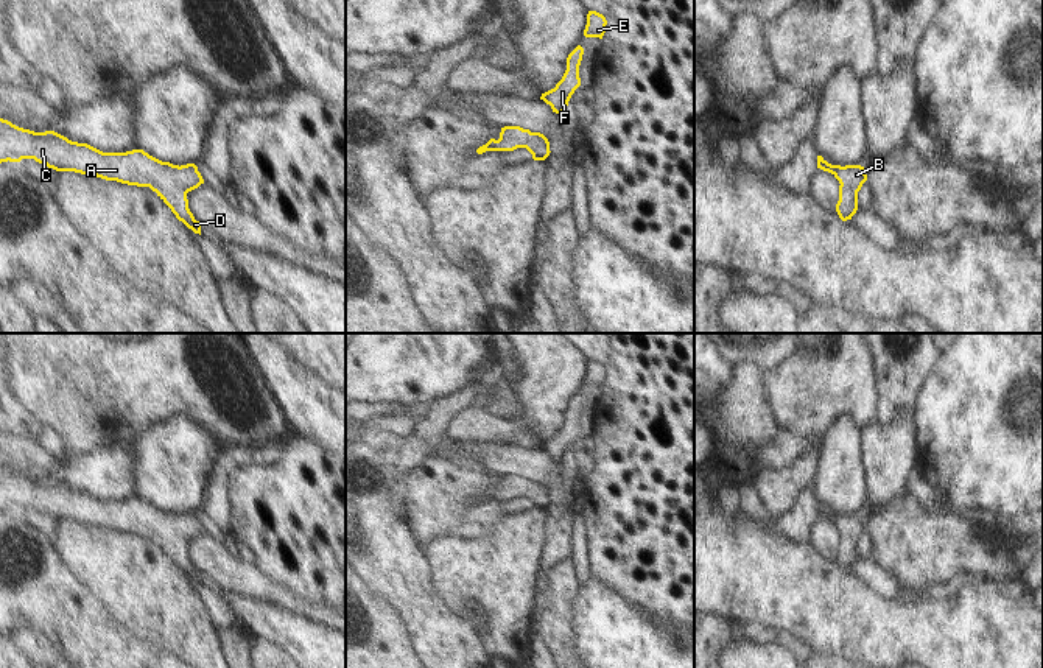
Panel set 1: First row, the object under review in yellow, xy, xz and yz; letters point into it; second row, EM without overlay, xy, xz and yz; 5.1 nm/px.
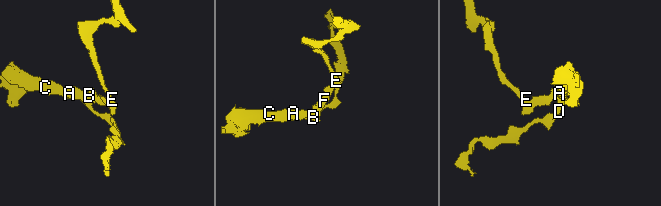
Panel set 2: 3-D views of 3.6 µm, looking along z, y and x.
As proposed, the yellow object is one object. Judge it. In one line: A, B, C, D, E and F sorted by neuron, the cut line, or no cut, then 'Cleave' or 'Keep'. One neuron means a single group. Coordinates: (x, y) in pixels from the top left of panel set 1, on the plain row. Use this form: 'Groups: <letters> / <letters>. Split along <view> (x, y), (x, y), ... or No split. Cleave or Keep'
Groups: A B C D E F. No split. Keep

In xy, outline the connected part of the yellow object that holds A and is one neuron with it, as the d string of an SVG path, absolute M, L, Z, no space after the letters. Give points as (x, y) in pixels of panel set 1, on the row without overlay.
M0 467L0 512L34 508L56 520L92 523L106 529L149 536L195 582L201 573L188 557L187 542L204 533L195 512L173 514L143 498L103 501L54 481L34 481Z

